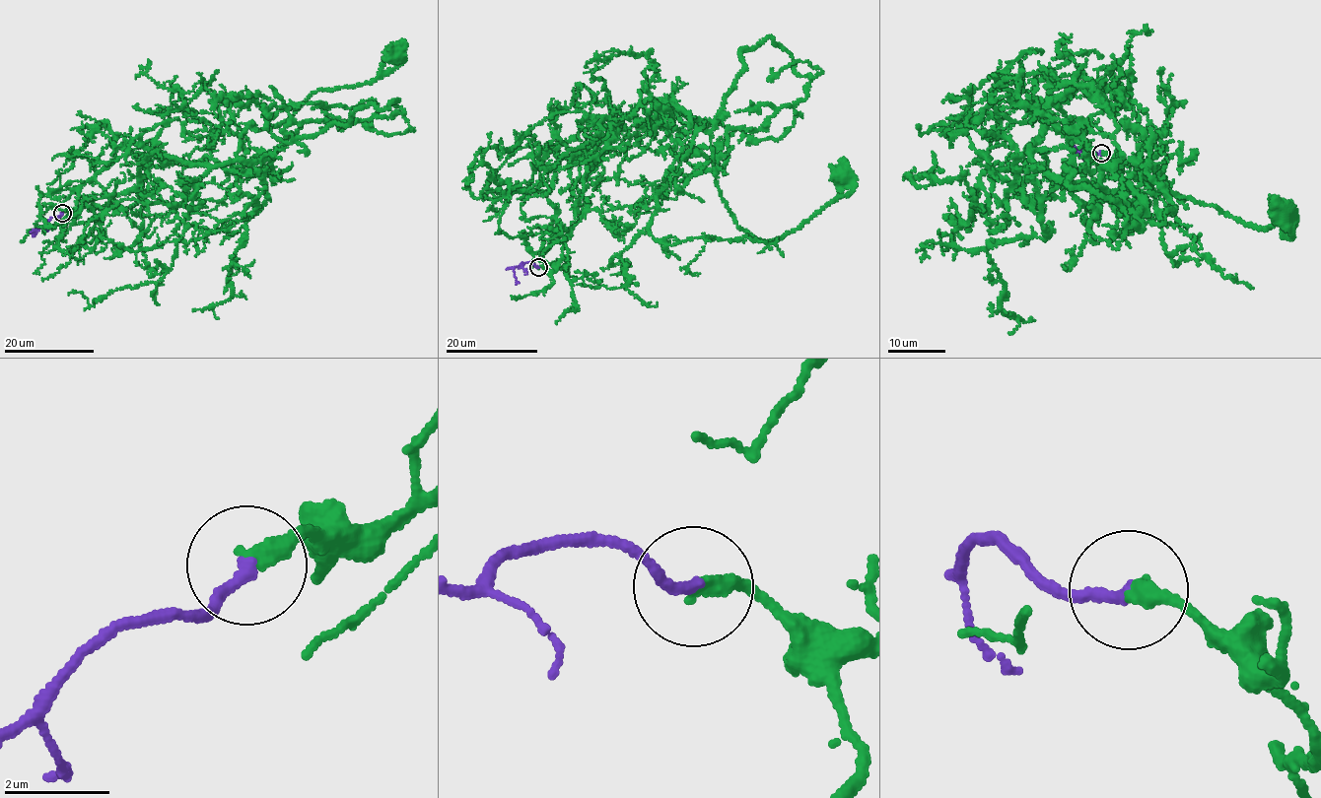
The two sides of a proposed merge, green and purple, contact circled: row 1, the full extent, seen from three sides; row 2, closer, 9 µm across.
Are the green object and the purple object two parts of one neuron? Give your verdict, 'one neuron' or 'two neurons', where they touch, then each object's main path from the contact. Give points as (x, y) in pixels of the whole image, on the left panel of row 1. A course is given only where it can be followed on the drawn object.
one neuron | (62, 213) | green via (63, 213), (104, 208), (150, 153), (273, 155), (284, 143), (268, 125), (315, 92), (371, 81), (393, 52) | purple via (62, 213), (49, 218), (33, 233)

